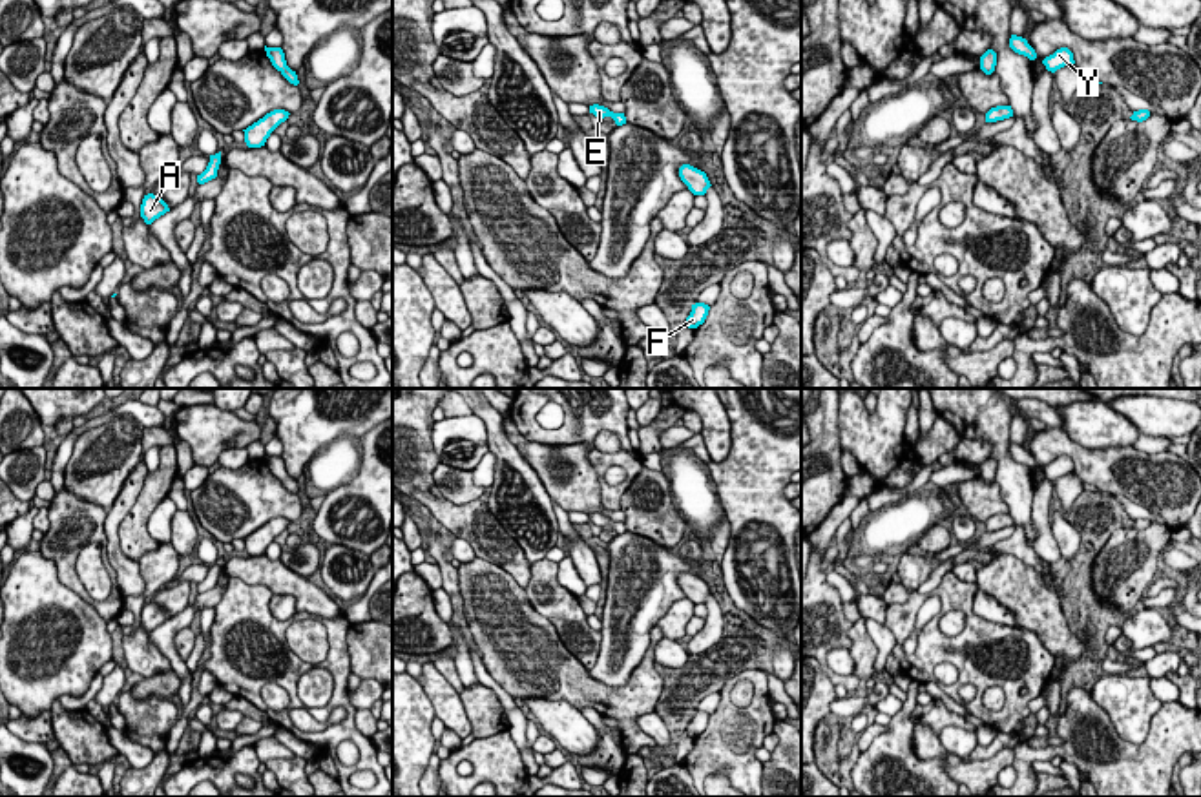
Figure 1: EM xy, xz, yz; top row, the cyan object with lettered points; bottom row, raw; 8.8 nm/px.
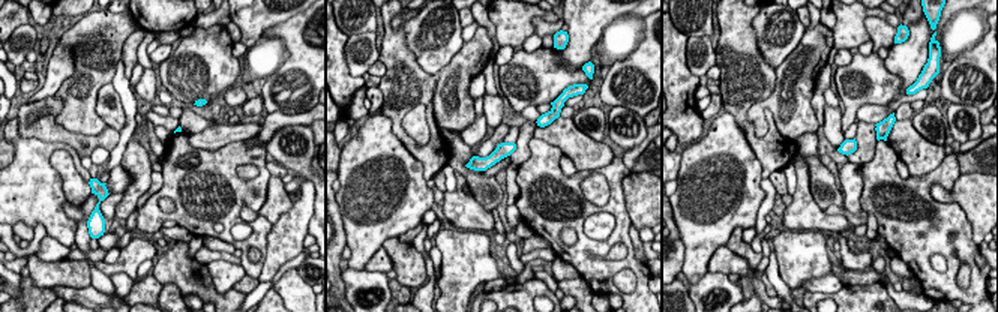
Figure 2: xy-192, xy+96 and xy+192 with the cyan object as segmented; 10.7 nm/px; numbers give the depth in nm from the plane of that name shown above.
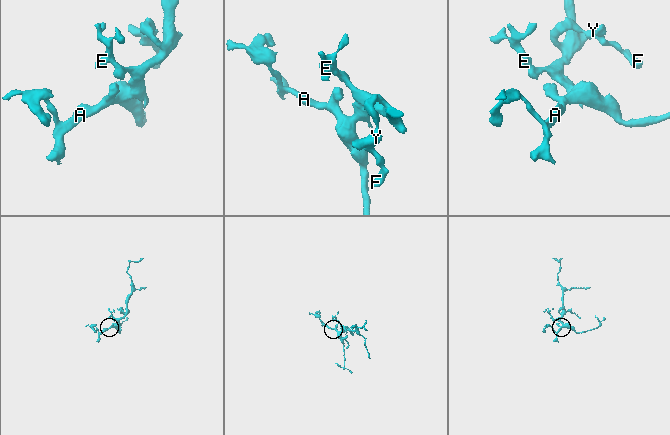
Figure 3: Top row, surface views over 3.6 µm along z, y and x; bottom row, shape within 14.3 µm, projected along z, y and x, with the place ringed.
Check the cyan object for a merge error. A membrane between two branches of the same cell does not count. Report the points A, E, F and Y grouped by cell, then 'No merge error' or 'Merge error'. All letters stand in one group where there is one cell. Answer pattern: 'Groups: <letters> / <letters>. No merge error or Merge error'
Groups: A E / F Y. Merge error

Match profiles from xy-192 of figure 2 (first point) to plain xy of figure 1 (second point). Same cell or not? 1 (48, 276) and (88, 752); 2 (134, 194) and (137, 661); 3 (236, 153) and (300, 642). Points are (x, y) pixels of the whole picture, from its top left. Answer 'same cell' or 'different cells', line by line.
1: same cell
2: same cell
3: different cells

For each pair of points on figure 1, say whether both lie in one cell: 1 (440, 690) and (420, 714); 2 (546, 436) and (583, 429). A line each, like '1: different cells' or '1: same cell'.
1: different cells
2: same cell

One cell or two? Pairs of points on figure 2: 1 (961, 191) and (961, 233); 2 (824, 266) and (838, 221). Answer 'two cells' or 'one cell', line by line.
1: two cells
2: two cells

